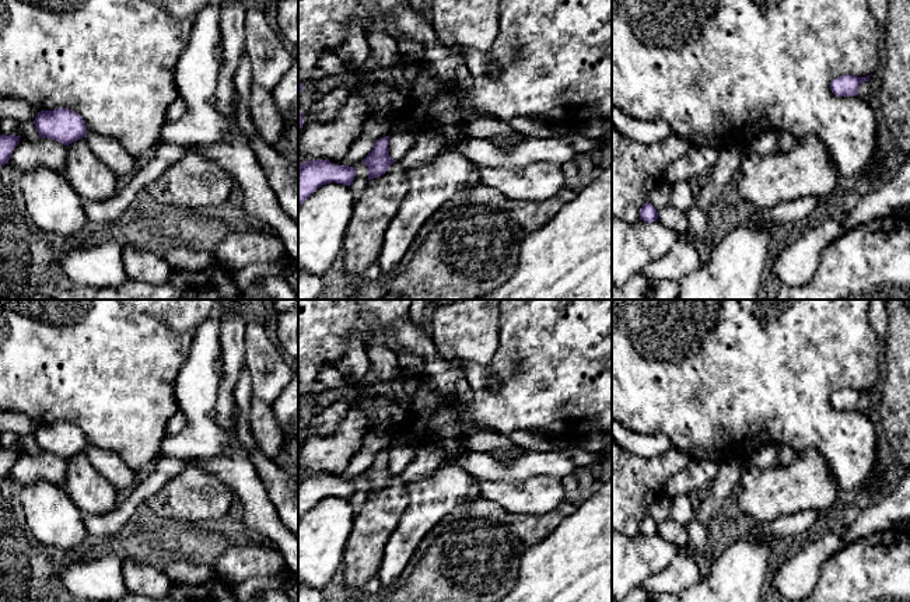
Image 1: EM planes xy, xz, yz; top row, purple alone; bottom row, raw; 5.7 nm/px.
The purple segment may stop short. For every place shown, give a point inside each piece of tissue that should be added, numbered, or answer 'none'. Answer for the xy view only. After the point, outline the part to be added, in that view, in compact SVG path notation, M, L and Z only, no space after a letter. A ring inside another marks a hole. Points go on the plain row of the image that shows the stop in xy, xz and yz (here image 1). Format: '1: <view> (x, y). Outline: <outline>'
1: xy (114, 469). Outline: M87 445L85 452L91 463L116 489L133 489L140 482L140 473L130 469L115 452Z

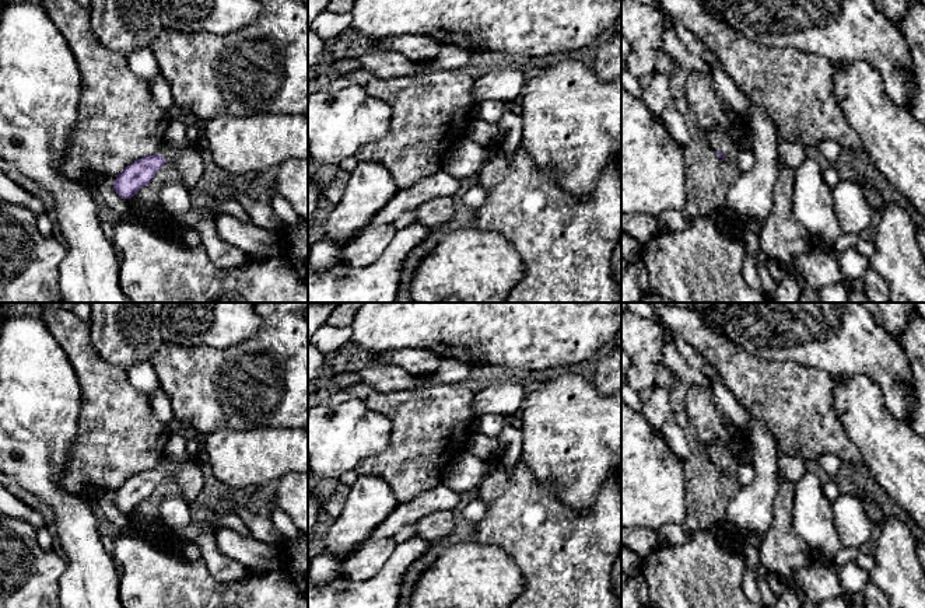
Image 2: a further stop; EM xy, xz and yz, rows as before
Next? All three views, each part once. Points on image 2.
1: yz (718, 453). Outline: M721 441L711 445L705 445L705 452L708 458L715 464L721 465L726 474L735 475L737 471L737 461L730 452L730 450ZM704 444L705 445L705 444Z

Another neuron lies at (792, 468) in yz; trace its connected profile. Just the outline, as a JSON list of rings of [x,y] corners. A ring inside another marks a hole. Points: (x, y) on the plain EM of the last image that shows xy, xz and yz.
[[[779,452],[778,471],[786,481],[796,485],[806,474],[806,462],[796,455]]]

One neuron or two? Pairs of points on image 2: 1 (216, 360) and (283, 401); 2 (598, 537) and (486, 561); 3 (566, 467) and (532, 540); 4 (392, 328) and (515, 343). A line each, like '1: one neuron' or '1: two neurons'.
1: one neuron
2: two neurons
3: two neurons
4: one neuron

